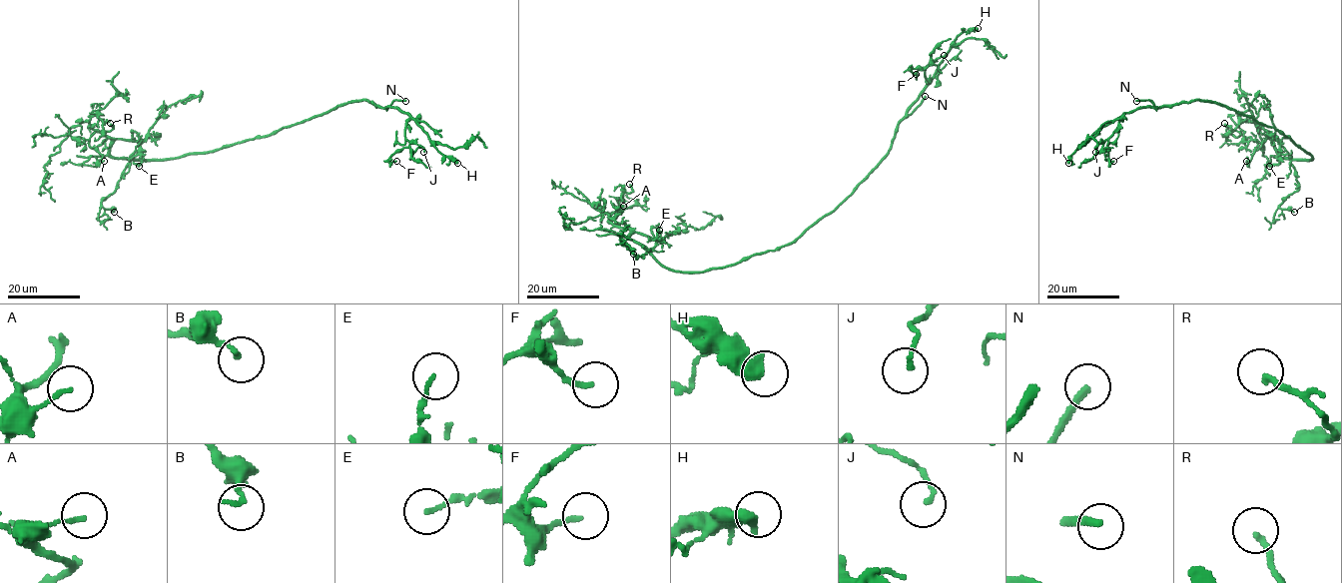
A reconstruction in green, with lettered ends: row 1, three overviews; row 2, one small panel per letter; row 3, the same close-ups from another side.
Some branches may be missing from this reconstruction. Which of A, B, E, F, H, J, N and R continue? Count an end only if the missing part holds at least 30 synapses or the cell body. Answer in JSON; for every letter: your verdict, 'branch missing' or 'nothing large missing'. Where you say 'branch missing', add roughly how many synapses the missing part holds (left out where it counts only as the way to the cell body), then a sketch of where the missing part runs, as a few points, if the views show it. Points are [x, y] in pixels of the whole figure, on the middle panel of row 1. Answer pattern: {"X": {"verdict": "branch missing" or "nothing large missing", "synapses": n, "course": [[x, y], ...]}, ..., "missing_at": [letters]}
{"A": {"verdict": "nothing large missing"}, "B": {"verdict": "nothing large missing"}, "E": {"verdict": "nothing large missing"}, "F": {"verdict": "nothing large missing"}, "H": {"verdict": "nothing large missing"}, "J": {"verdict": "nothing large missing"}, "N": {"verdict": "branch missing", "synapses": 50, "course": [[925, 96], [944, 87], [969, 60], [985, 71], [986, 82]]}, "R": {"verdict": "nothing large missing"}, "missing_at": ["N"]}

